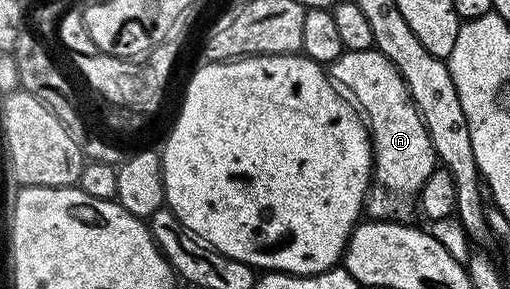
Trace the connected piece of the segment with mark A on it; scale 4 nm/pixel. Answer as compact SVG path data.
M376 49L343 51L340 57L336 57L334 63L329 64L328 74L343 92L350 91L351 96L349 95L349 98L351 100L354 98L358 102L359 108L357 107L357 110L364 116L364 122L370 133L374 165L372 168L372 186L364 204L365 214L374 221L409 220L411 218L409 215L415 214L416 200L422 192L424 181L428 181L428 177L436 170L436 156L432 149L432 141L428 137L428 129L408 93L406 82L400 77L396 65L392 65L392 61L388 61L388 57L384 57L384 53L380 53Z

